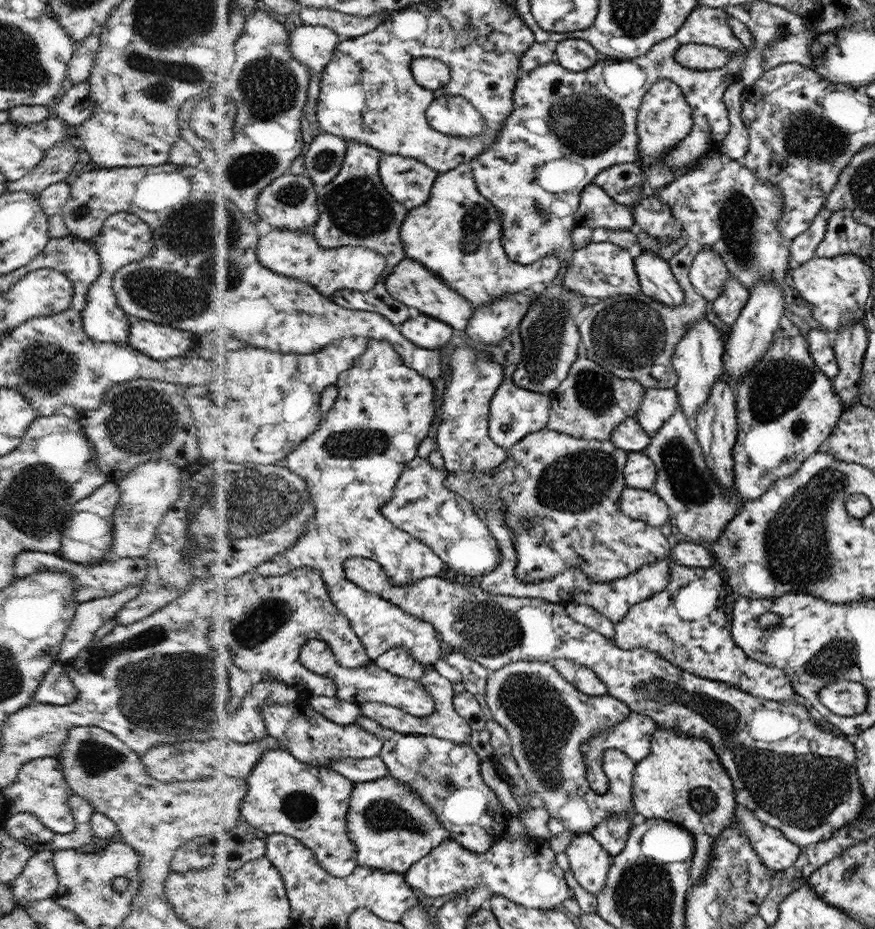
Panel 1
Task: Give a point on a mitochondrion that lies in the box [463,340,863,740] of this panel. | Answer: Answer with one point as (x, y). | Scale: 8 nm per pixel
(796, 541)

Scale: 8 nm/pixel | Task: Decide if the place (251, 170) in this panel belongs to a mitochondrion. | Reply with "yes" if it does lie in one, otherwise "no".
yes

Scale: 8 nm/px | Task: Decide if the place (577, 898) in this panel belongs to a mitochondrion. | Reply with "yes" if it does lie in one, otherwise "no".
no

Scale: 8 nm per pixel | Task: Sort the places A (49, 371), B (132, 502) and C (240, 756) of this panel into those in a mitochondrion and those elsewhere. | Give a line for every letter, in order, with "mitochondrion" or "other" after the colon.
A: mitochondrion
B: other
C: other

